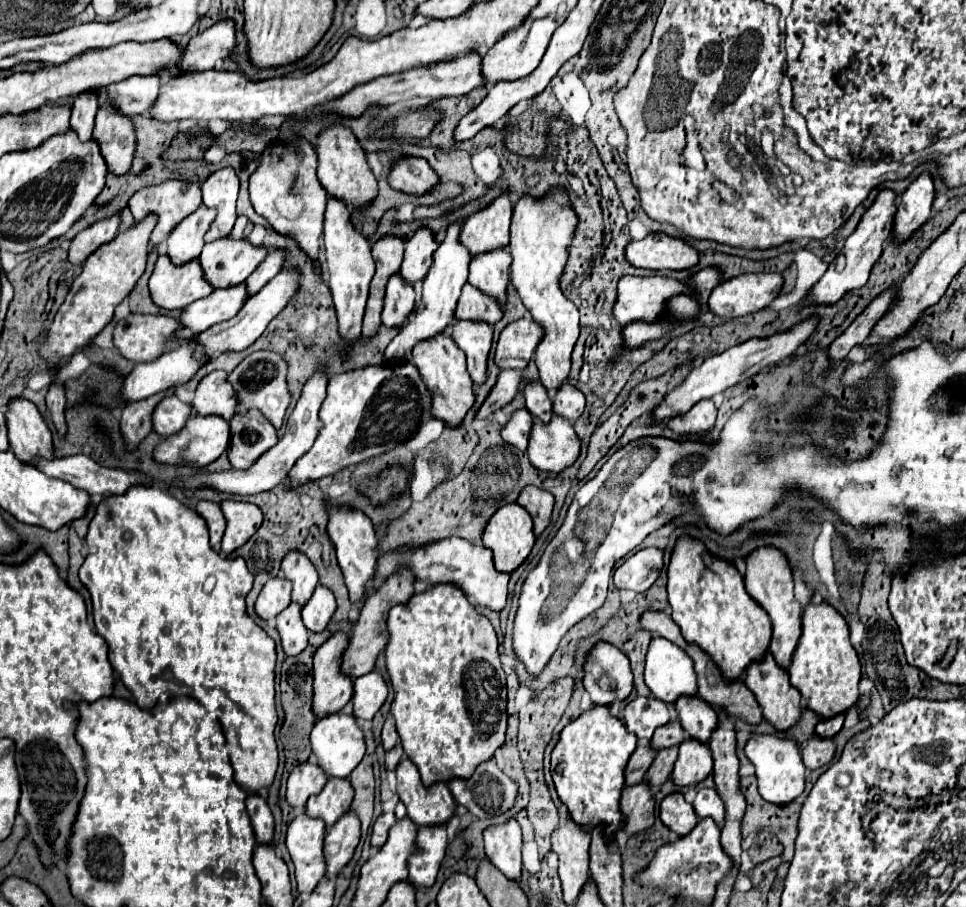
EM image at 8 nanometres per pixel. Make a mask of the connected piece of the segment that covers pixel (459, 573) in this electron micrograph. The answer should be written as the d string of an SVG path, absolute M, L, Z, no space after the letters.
M450 537L450 539L436 541L432 545L426 545L424 549L398 549L392 553L382 553L378 559L376 575L370 581L372 591L378 589L386 581L386 577L398 569L400 563L410 565L416 579L428 579L430 583L436 583L436 585L438 583L452 583L452 585L464 589L466 595L482 607L490 607L492 611L502 611L506 607L510 575L498 573L494 569L492 551L482 545L474 545L474 543L460 539L460 537Z

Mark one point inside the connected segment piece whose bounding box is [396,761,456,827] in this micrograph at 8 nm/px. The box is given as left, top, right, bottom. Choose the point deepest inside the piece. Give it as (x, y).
(436, 805)

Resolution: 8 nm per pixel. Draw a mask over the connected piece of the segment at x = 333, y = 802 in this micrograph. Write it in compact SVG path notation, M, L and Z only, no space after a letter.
M330 777L320 795L312 795L306 803L306 813L310 817L320 817L326 821L326 825L334 825L336 819L340 819L352 805L352 785L348 779L336 781L336 777Z

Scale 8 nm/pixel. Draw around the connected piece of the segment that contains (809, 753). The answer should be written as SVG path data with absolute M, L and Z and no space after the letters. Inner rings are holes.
M812 737L808 743L802 745L802 761L804 761L806 769L812 769L812 771L830 763L834 753L836 753L836 747L834 747L832 739Z

